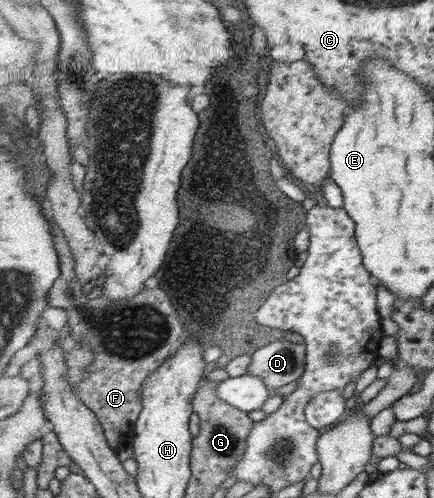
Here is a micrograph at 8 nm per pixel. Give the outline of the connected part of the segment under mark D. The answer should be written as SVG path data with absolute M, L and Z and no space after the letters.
M265 342L251 355L248 374L262 378L272 390L299 380L305 372L307 349L304 343Z

